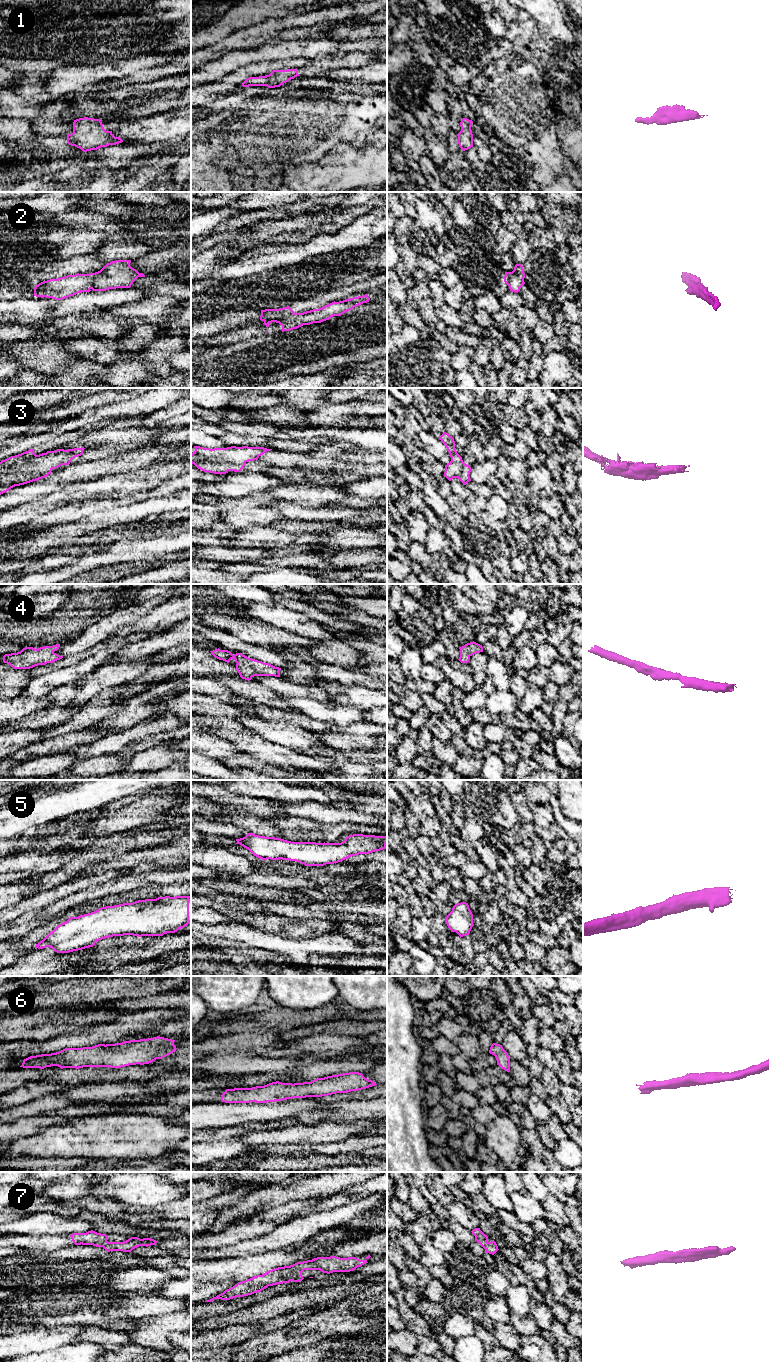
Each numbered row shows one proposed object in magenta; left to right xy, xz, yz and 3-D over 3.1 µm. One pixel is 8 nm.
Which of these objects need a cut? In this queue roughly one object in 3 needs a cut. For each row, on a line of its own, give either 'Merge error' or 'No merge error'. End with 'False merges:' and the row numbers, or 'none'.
1: No merge error
2: Merge error
3: No merge error
4: No merge error
5: No merge error
6: No merge error
7: No merge error
False merges: 2

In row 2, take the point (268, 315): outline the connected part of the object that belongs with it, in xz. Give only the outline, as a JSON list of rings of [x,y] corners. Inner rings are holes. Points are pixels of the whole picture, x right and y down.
[[[289,306],[279,309],[265,309],[261,310],[260,320],[272,323],[294,314],[294,311]]]

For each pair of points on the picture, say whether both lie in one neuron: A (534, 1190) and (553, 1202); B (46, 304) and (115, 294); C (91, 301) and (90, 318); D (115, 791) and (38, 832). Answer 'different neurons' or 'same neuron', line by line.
A: different neurons
B: different neurons
C: different neurons
D: different neurons

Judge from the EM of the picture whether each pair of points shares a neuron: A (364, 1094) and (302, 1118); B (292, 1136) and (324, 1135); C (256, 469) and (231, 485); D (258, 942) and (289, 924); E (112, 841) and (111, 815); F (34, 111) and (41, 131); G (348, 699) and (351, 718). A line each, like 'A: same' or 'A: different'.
A: different
B: same
C: same
D: different
E: different
F: different
G: different

